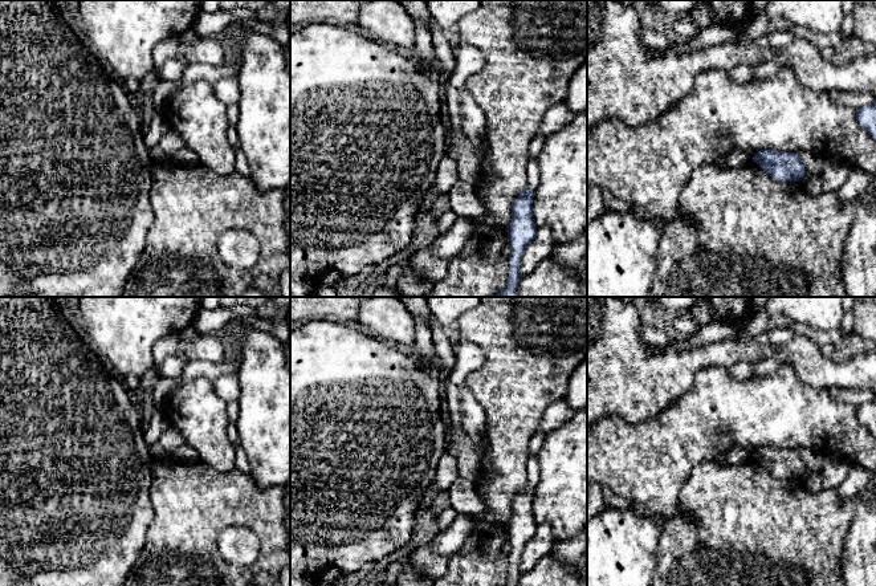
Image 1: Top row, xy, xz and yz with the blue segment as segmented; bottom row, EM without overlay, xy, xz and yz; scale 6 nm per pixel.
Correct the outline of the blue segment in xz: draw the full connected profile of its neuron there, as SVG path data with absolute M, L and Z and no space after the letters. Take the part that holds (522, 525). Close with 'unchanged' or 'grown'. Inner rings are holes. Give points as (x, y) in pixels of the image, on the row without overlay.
M526 484L516 496L512 509L512 520L508 526L512 552L509 554L509 578L504 586L517 586L521 575L521 556L535 534L537 522L533 516L534 488Z; unchanged

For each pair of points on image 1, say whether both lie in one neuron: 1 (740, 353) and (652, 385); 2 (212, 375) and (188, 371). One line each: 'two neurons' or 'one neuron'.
1: one neuron
2: one neuron

